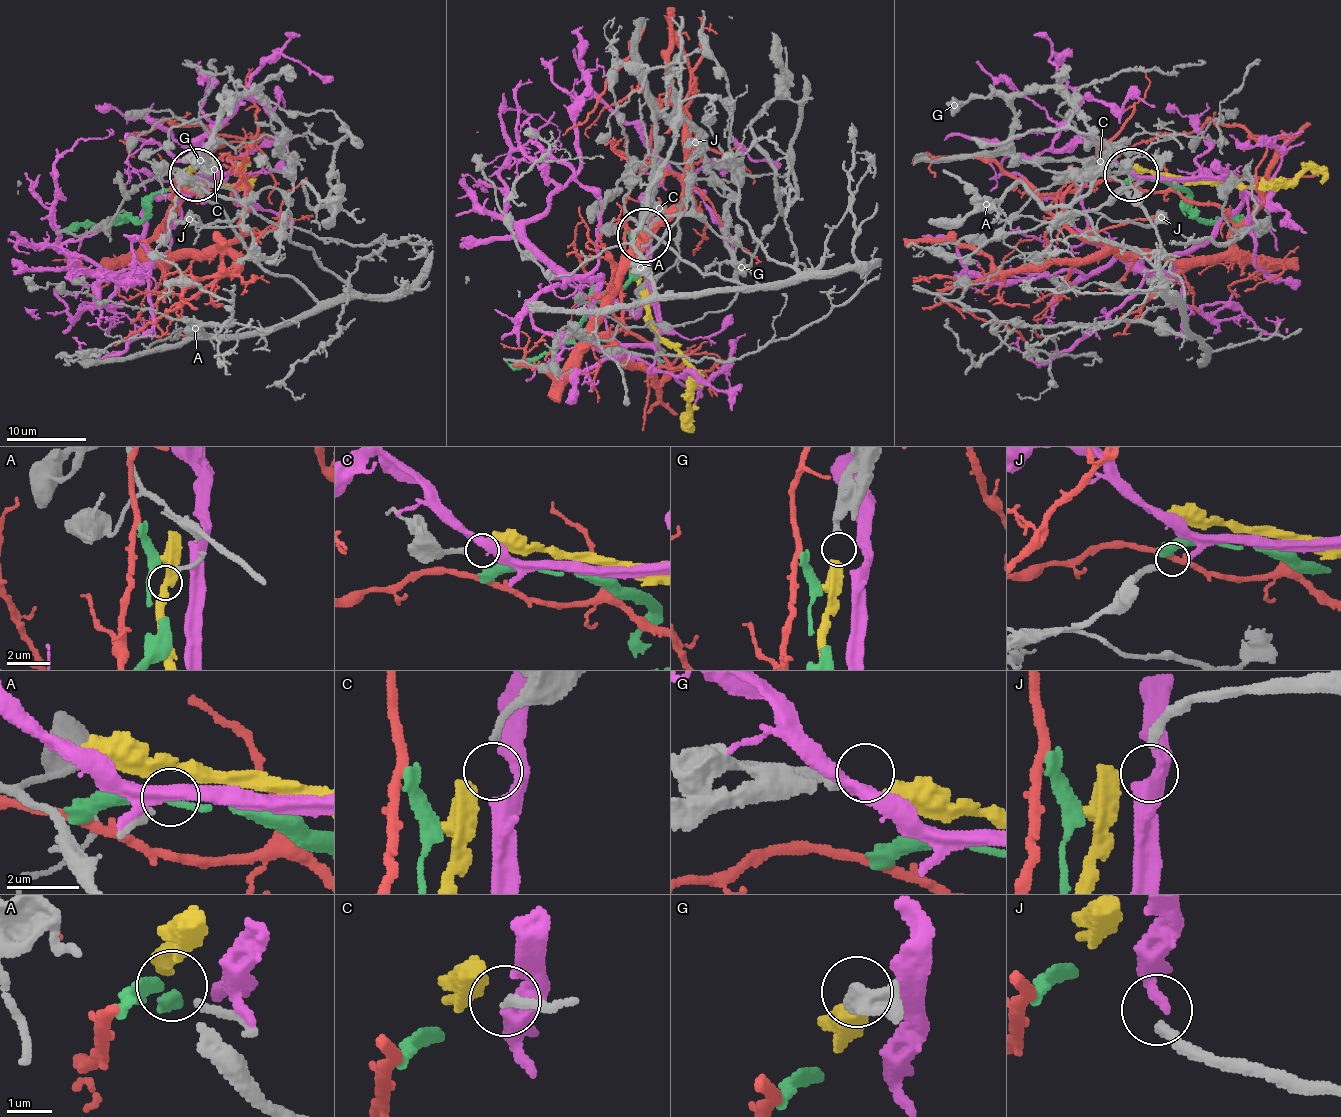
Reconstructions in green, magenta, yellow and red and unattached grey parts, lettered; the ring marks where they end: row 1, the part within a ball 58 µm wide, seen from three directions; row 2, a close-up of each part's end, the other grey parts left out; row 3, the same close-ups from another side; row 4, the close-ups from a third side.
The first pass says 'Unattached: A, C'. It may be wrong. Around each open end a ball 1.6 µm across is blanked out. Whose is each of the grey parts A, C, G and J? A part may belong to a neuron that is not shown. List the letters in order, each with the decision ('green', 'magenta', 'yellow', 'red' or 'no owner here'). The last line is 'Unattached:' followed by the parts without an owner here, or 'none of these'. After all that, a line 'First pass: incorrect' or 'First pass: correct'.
A: no owner here
C: no owner here
G: yellow
J: magenta
Unattached: A, C
First pass: correct

